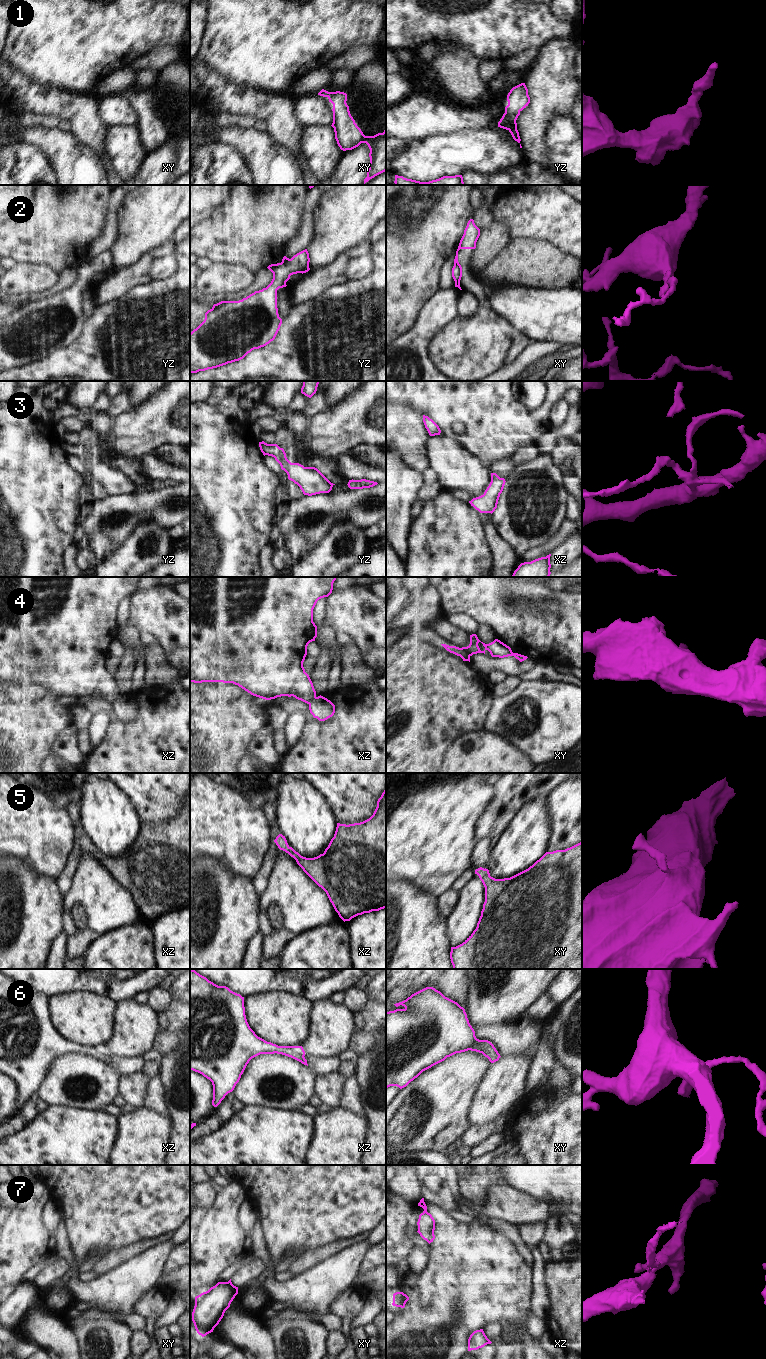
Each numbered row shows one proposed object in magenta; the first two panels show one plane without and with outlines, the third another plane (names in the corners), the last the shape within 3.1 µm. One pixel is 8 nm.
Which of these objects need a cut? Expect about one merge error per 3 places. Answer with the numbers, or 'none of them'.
2, 4, 7

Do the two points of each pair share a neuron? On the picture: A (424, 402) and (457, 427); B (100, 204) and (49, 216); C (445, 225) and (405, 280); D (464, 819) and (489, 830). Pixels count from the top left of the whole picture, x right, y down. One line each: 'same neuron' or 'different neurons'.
A: same neuron
B: same neuron
C: same neuron
D: different neurons

